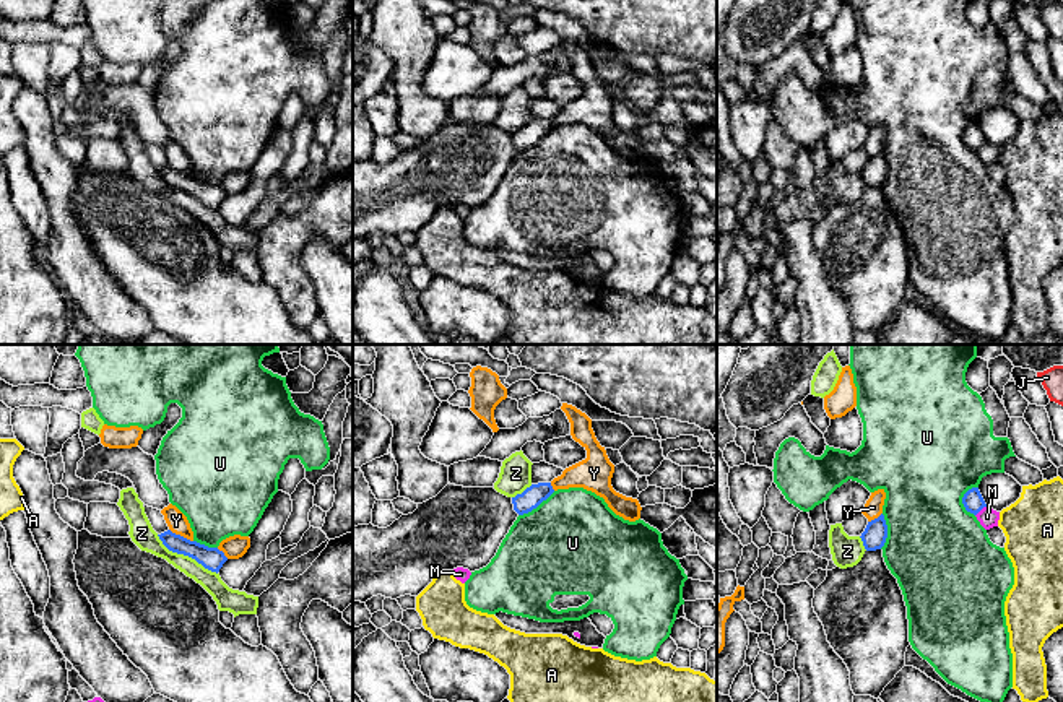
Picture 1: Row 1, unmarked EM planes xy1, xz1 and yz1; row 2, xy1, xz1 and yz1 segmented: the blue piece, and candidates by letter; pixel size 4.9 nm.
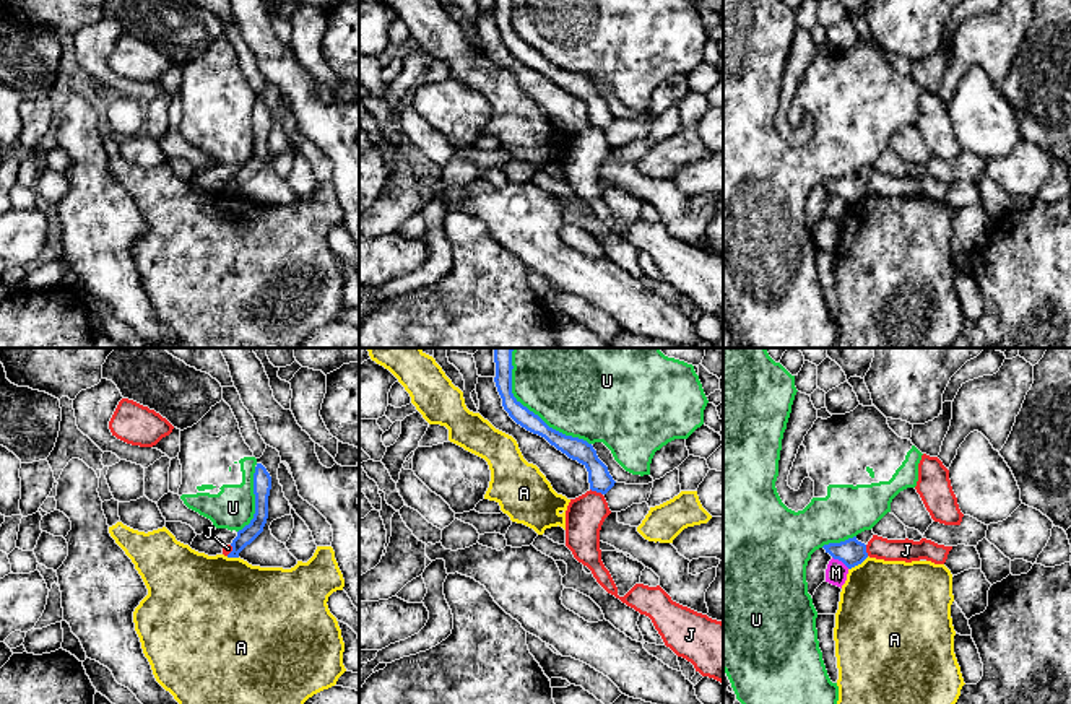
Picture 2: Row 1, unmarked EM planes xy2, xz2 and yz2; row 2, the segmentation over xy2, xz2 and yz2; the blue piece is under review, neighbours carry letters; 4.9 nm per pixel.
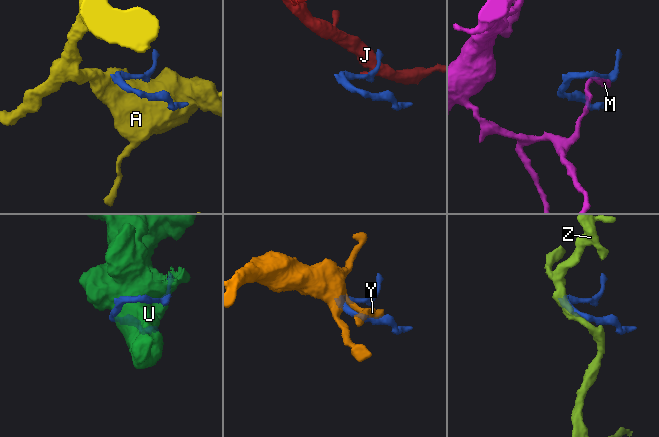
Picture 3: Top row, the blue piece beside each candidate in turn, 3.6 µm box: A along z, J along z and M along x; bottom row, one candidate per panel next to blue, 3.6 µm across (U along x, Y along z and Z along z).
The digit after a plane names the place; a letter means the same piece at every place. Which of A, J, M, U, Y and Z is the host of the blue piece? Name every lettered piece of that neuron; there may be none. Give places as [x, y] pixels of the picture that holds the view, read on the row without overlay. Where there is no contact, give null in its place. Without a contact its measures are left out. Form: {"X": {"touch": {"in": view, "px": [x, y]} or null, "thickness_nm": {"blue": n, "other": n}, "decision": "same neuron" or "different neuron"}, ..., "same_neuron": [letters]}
{"A": {"touch": {"in": "yz2", "px": [858, 199]}, "thickness_nm": {"blue": 130, "other": 440}, "decision": "different neuron"}, "J": {"touch": {"in": "xz2", "px": [597, 127]}, "thickness_nm": {"blue": 120, "other": 190}, "decision": "different neuron"}, "M": {"touch": {"in": "yz2", "px": [841, 195]}, "thickness_nm": {"blue": 130, "other": 110}, "decision": "different neuron"}, "U": {"touch": {"in": "xz2", "px": [537, 51]}, "thickness_nm": {"blue": 110, "other": 360}, "decision": "same neuron"}, "Y": {"touch": {"in": "xy1", "px": [179, 171]}, "thickness_nm": {"blue": 110, "other": 100}, "decision": "different neuron"}, "Z": {"touch": {"in": "xy1", "px": [186, 190]}, "thickness_nm": {"blue": 110, "other": 120}, "decision": "different neuron"}, "same_neuron": ["U"]}

